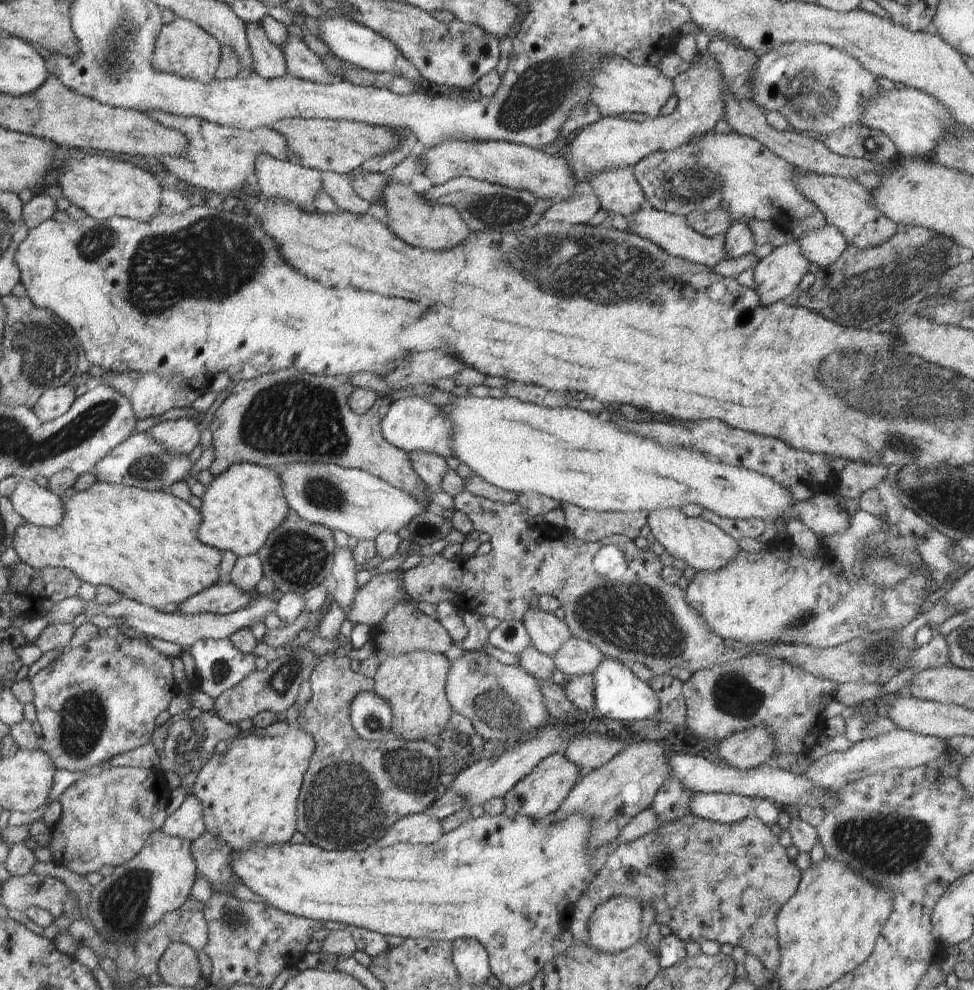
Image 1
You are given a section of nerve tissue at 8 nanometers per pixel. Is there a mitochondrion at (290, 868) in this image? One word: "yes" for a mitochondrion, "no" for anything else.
no

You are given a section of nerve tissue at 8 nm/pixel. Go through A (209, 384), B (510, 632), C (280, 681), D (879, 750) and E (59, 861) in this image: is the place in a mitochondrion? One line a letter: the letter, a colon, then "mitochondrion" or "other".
A: other
B: other
C: mitochondrion
D: other
E: other

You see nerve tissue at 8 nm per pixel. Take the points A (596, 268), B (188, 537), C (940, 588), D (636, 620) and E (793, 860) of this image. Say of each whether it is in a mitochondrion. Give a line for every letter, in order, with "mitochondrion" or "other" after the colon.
A: mitochondrion
B: other
C: other
D: mitochondrion
E: other

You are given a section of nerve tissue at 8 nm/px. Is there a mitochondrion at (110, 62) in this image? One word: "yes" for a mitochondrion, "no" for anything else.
yes

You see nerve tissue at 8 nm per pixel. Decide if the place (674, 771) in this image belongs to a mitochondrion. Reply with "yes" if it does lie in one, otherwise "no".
no

